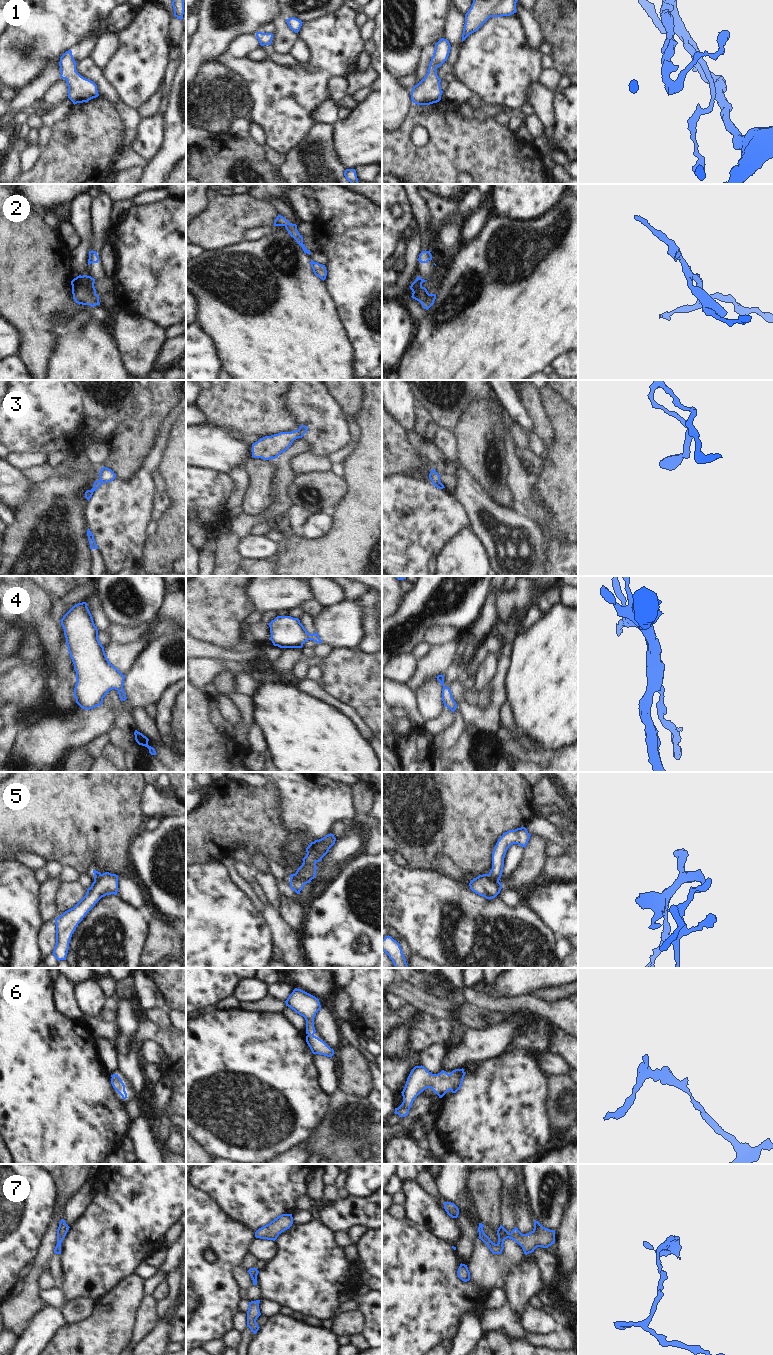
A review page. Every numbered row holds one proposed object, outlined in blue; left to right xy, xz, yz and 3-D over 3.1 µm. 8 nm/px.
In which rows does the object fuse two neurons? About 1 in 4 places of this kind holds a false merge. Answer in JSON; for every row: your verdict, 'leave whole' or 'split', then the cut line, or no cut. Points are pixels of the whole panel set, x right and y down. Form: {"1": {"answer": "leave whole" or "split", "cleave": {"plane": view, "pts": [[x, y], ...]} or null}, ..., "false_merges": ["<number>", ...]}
{"1": {"answer": "leave whole", "cleave": null}, "2": {"answer": "leave whole", "cleave": null}, "3": {"answer": "leave whole", "cleave": null}, "4": {"answer": "leave whole", "cleave": null}, "5": {"answer": "leave whole", "cleave": null}, "6": {"answer": "leave whole", "cleave": null}, "7": {"answer": "leave whole", "cleave": null}, "false_merges": []}

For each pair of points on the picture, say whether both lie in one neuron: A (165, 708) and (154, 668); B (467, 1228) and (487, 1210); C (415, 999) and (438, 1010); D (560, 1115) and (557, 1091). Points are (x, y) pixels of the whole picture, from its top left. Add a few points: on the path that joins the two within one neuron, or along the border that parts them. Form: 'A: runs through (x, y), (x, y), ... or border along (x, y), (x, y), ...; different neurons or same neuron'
A: border along (175, 683), (156, 704); different neurons
B: border along (471, 1194), (476, 1211), (482, 1222); different neurons
C: runs through (421, 1000), (432, 1005); same neuron
D: runs through (560, 1109), (560, 1097); same neuron

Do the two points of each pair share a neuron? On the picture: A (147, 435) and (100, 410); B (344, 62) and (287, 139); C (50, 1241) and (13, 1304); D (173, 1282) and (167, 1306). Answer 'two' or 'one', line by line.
A: two
B: one
C: one
D: one

